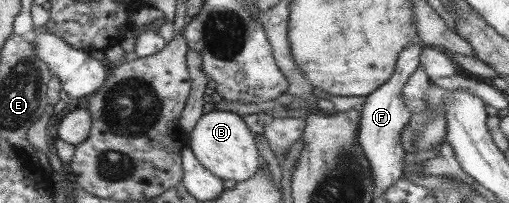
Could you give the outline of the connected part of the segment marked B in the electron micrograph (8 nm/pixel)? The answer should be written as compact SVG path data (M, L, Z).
M212 109L202 114L190 133L188 147L201 165L222 181L225 179L233 179L236 182L247 181L256 174L259 167L255 137L237 114L232 112Z

